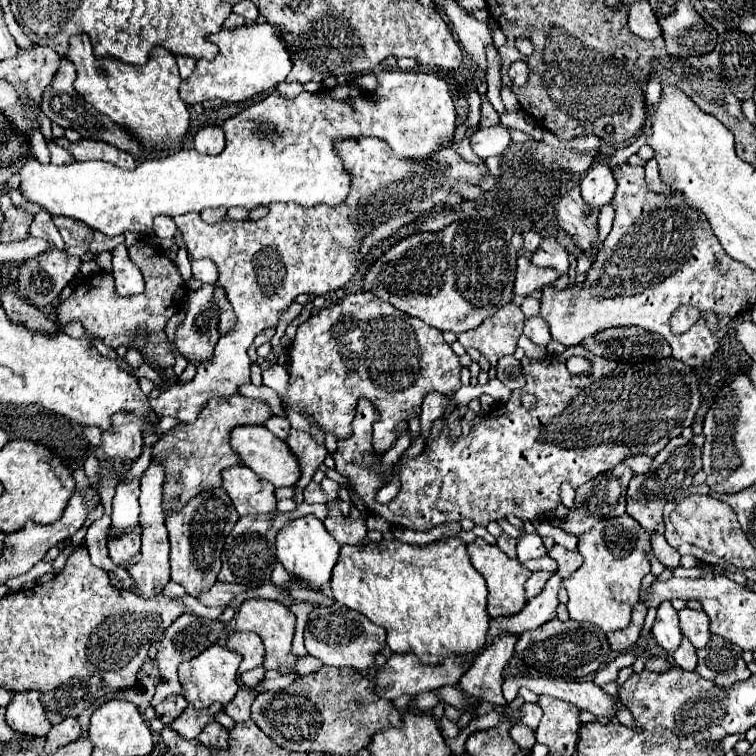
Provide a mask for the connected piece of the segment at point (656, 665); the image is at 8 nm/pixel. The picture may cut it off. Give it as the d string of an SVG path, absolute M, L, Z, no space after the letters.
M653 657L653 659L649 659L647 661L647 665L645 665L645 669L647 671L653 671L653 673L663 673L663 671L669 671L673 665L665 659L665 657Z

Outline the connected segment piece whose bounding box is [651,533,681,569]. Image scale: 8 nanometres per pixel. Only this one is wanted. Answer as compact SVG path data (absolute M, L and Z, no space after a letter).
M655 533L655 535L651 537L651 545L653 545L653 555L655 555L667 569L679 567L681 555L665 541L663 535L657 535L657 533Z

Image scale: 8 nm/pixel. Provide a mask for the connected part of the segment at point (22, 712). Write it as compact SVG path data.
M25 691L25 693L15 693L11 699L11 705L7 705L5 721L11 729L25 733L25 735L35 735L35 737L45 737L49 733L45 709L39 701L39 693L35 691Z

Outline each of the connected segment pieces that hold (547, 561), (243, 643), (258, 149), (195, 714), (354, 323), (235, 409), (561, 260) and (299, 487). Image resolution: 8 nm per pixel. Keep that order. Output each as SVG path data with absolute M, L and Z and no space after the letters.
M543 555L543 557L539 557L539 559L525 561L523 567L529 569L529 571L551 571L551 573L557 571L557 565L555 565L555 561L553 561L549 555Z
M231 631L225 639L225 647L239 653L243 657L241 663L241 673L261 667L263 665L263 657L265 657L265 649L261 643L261 637L255 633L239 633L239 631Z
M381 71L377 73L377 81L379 81L379 87L373 95L367 95L363 93L359 87L355 85L339 85L339 87L333 87L333 89L323 89L321 93L301 93L297 99L283 99L277 91L271 91L267 99L263 99L261 103L257 105L251 105L249 109L245 109L243 113L227 119L223 123L223 131L225 131L225 139L227 139L227 145L223 149L223 153L211 157L211 155L199 155L195 149L179 149L175 151L173 155L167 155L167 157L159 157L159 159L145 159L141 165L137 165L137 169L133 171L127 171L127 169L121 169L121 167L115 167L107 161L75 161L71 165L43 165L37 161L37 159L29 159L29 161L23 161L23 167L19 169L19 175L21 175L21 193L45 207L51 215L63 215L63 217L73 217L85 225L89 225L91 229L97 229L109 237L113 235L121 235L125 231L135 231L135 233L151 233L153 231L153 219L155 215L169 215L169 217L175 217L175 215L183 215L183 213L189 213L189 211L203 211L203 209L209 209L209 207L245 207L245 209L255 209L257 205L271 205L275 201L293 201L301 207L313 207L317 203L325 203L325 205L337 205L341 201L345 201L347 193L349 193L349 187L351 187L351 175L343 169L341 165L341 159L337 157L335 149L333 149L333 141L335 139L345 139L345 137L357 137L357 135L375 135L375 137L381 137L389 143L389 147L393 149L395 155L399 157L427 157L429 153L433 153L435 149L439 149L441 145L447 145L449 139L453 137L455 133L455 109L453 109L453 99L451 99L451 93L449 93L449 85L435 77L435 75L427 75L427 73L403 73L403 71Z
M189 705L175 721L171 721L171 729L175 729L175 733L179 733L181 737L185 739L195 739L201 729L215 719L215 713L221 711L223 705L217 705L213 707L213 713L211 709L195 709L193 705Z
M367 291L347 295L345 299L341 299L341 301L335 303L333 307L321 309L321 311L315 313L309 321L301 323L301 325L297 327L297 335L295 335L295 339L293 339L291 347L289 347L289 369L287 369L287 371L289 371L289 387L287 387L287 393L285 393L285 403L291 405L291 409L297 411L297 413L303 413L303 411L305 411L307 415L311 415L313 421L315 421L319 427L323 427L325 431L333 433L335 439L347 439L347 437L351 435L351 421L353 421L353 415L355 415L356 412L357 399L359 399L359 397L369 399L369 401L379 409L379 413L381 413L379 421L373 425L373 449L375 449L375 455L383 455L385 451L389 451L389 449L393 447L393 443L397 441L397 437L399 437L403 431L407 431L409 419L421 413L421 403L423 403L423 399L425 399L427 393L453 395L453 393L461 387L461 379L459 379L459 375L461 375L461 363L459 363L459 357L457 357L457 355L453 353L453 349L445 343L441 331L435 329L435 327L425 325L421 319L401 315L393 305L389 305L389 303L385 303L385 301L381 301L381 299L377 299L373 293L367 293Z
M231 395L227 401L211 399L203 407L203 411L199 413L195 423L181 423L177 429L171 429L157 443L153 443L153 447L151 447L151 453L153 453L151 461L159 461L159 465L163 465L163 469L167 473L167 481L163 483L163 513L167 515L167 513L179 511L183 505L187 505L187 501L191 501L191 497L199 495L205 489L219 487L221 485L221 471L239 463L235 451L229 445L231 429L237 427L237 425L263 425L269 417L271 417L271 411L269 411L269 407L263 401L247 399L243 395Z
M553 237L543 239L539 249L531 255L531 261L535 265L541 265L541 267L553 267L553 269L559 271L559 275L565 275L567 269L569 269L567 251Z
M291 429L287 437L287 445L295 455L295 459L299 461L299 469L301 469L301 481L295 483L295 495L293 495L293 501L299 505L303 501L303 495L301 495L303 489L313 479L319 465L325 461L327 449L323 445L317 445L309 433L303 433L297 429Z

